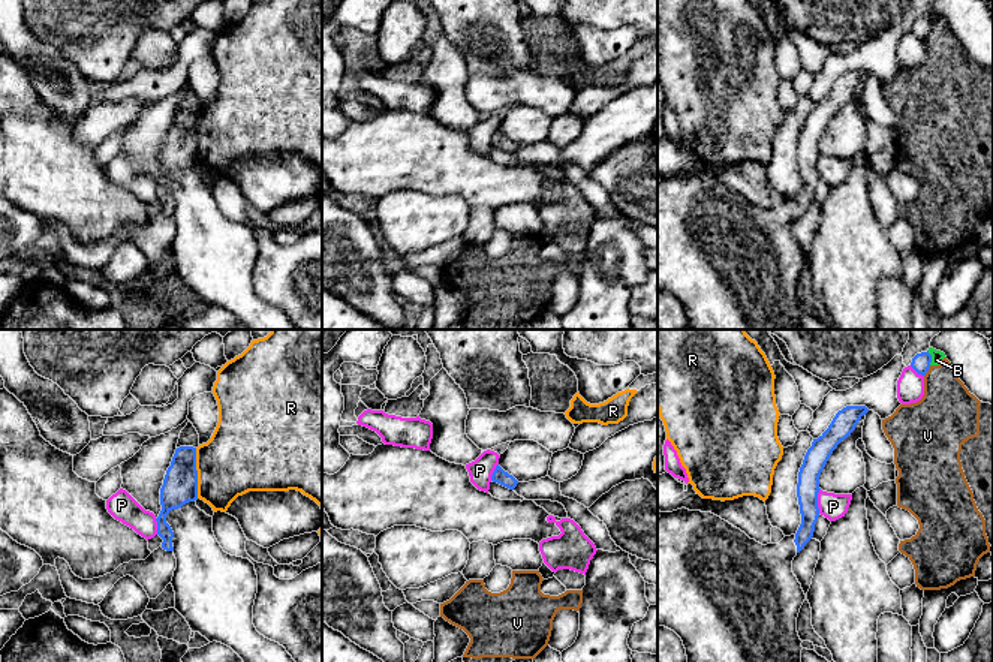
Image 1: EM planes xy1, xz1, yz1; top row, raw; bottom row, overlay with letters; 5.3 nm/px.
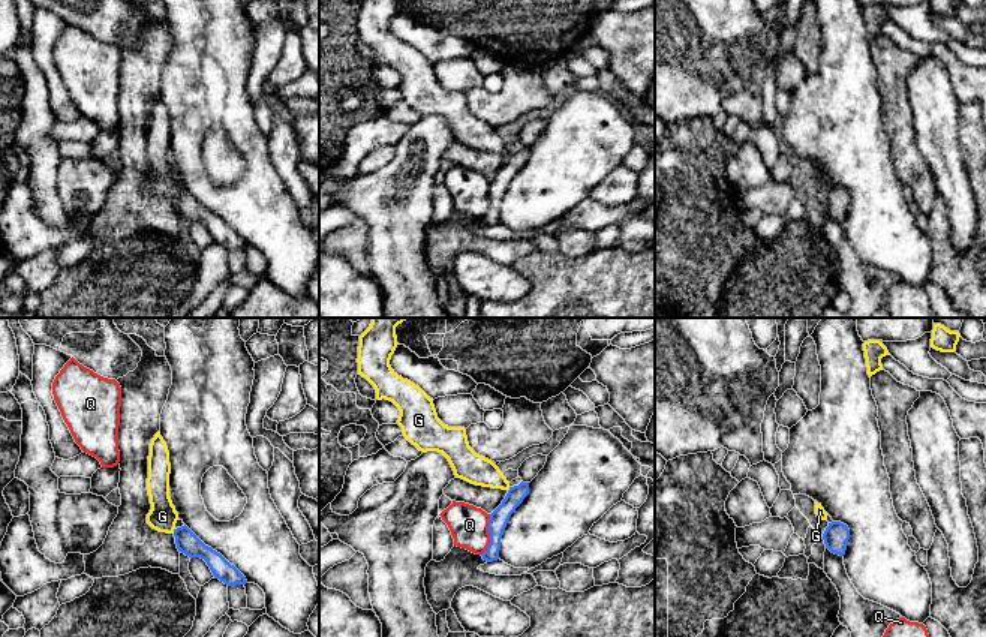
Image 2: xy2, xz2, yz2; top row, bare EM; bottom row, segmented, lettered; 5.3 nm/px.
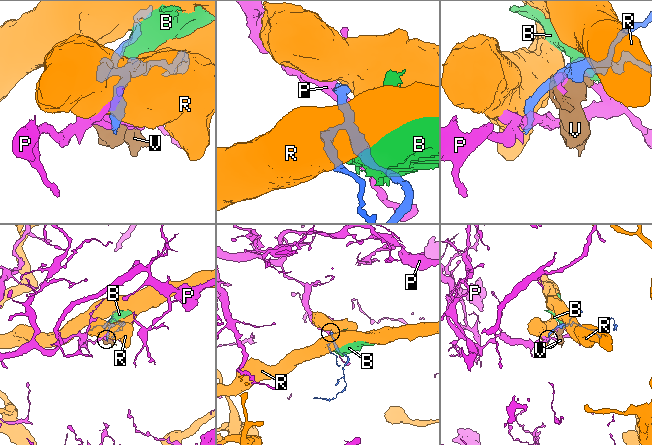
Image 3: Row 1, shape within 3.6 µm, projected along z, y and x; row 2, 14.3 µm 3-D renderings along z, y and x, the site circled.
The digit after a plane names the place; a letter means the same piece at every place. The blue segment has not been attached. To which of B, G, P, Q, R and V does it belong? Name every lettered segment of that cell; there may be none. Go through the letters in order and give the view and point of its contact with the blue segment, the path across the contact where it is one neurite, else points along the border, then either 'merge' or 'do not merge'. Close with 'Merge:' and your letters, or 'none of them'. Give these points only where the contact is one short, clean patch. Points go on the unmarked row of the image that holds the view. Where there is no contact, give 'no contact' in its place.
B: meets blue in yz1 at (930, 23); do not merge
G: meets blue in xy2 at (174, 195); border along xy2 (174, 192), (173, 197); do not merge
P: meets blue in yz1 at (817, 165); do not merge
Q: meets blue in xz2 at (490, 200); do not merge
R: meets blue in xy1 at (196, 138); border along xy1 (195, 113), (198, 162); do not merge
V: meets blue in yz1 at (927, 35); do not merge
Merge: none of them

